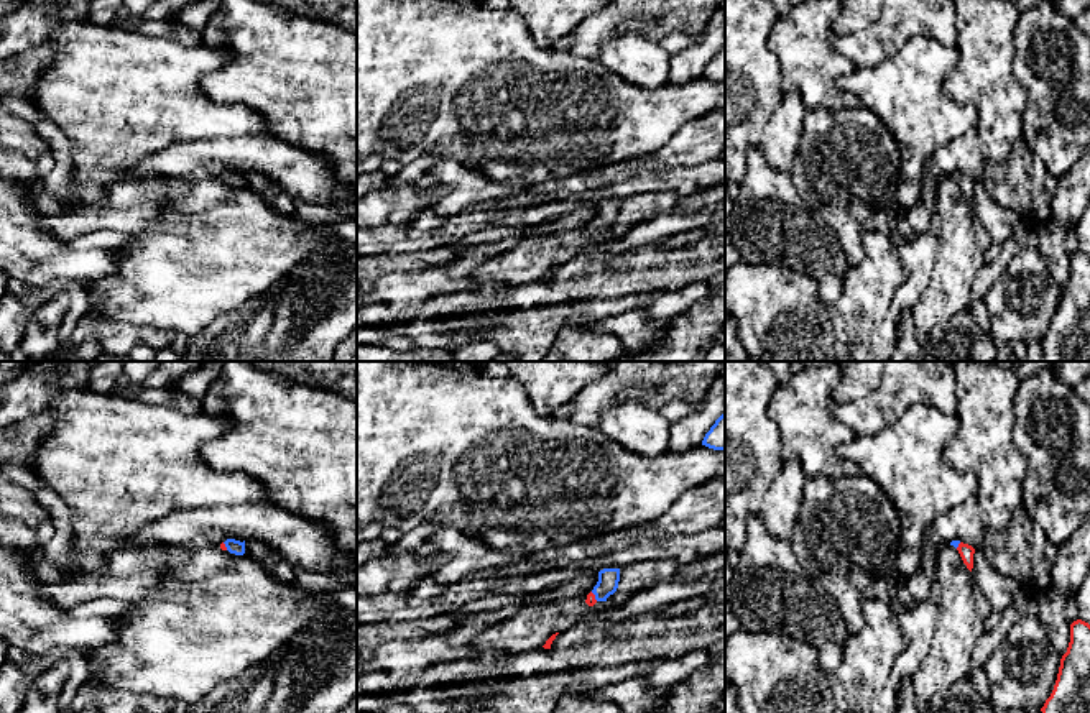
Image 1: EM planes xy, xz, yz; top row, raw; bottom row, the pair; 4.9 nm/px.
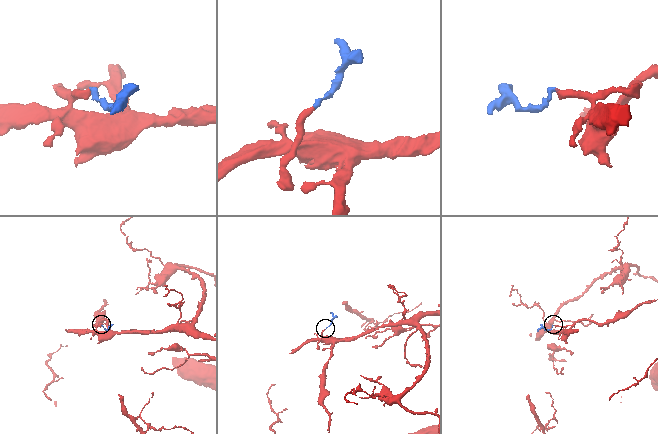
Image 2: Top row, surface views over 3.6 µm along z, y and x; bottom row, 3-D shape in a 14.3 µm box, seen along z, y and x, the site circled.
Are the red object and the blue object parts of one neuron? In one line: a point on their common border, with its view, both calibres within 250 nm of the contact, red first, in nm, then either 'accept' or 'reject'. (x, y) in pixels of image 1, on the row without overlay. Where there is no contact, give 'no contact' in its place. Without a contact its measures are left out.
xz (594, 229) | 50/100 nm | accept

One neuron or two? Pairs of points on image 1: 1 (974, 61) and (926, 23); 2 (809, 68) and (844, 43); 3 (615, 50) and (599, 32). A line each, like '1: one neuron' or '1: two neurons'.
1: two neurons
2: two neurons
3: two neurons

